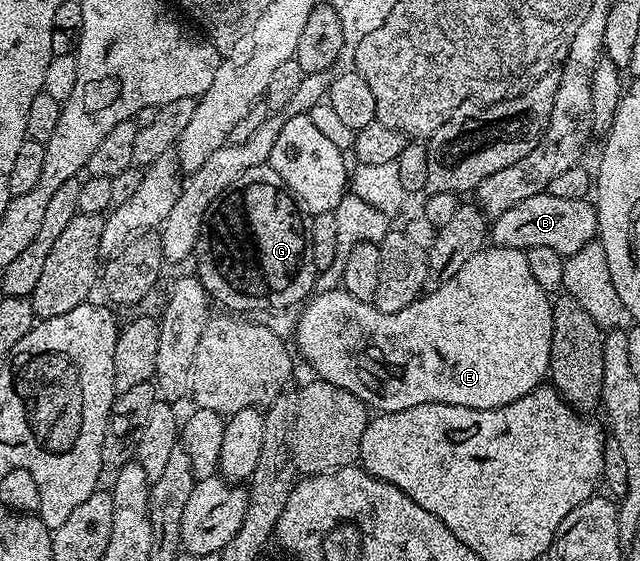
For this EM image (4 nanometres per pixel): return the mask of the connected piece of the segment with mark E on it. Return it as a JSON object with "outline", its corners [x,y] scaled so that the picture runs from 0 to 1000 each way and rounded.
{"outline":[[[763,435],[739,456],[733,456],[727,471],[720,471],[720,485],[714,485],[714,492],[695,499],[695,506],[689,506],[680,517],[667,517],[656,524],[650,538],[639,542],[639,549],[627,549],[627,556],[595,556],[581,540],[558,535],[558,528],[552,528],[534,513],[494,522],[466,554],[464,572],[458,583],[458,604],[461,602],[463,617],[459,622],[464,631],[464,622],[467,622],[466,636],[492,658],[494,676],[520,684],[527,692],[539,692],[539,699],[552,699],[552,706],[558,706],[586,734],[600,738],[627,734],[633,727],[652,727],[652,720],[677,720],[678,717],[753,731],[783,727],[789,720],[802,720],[802,713],[814,713],[814,706],[833,699],[833,692],[839,692],[856,672],[861,651],[861,601],[864,599],[863,544],[856,519],[848,517],[845,506],[839,506],[839,499],[833,499],[833,490],[827,487],[827,463],[819,447]]]}

